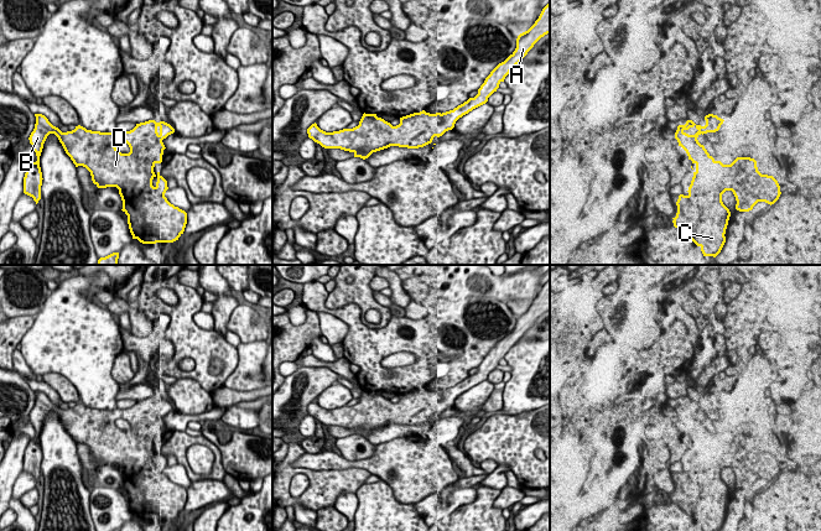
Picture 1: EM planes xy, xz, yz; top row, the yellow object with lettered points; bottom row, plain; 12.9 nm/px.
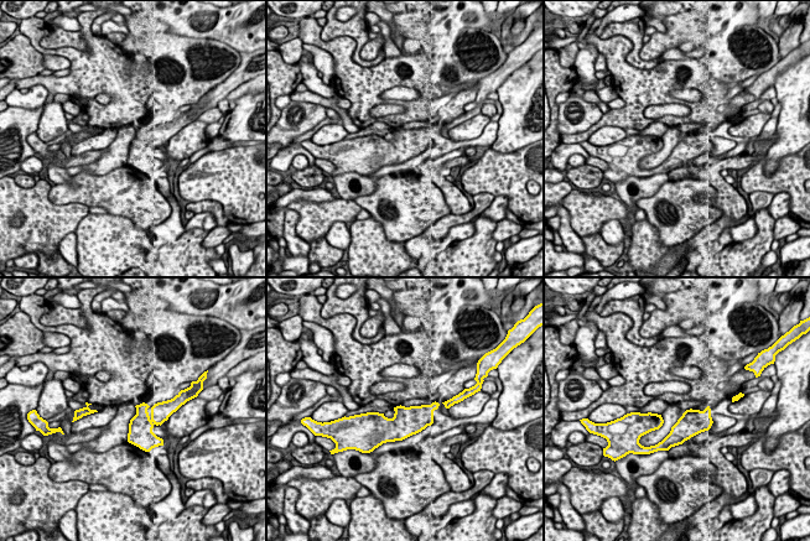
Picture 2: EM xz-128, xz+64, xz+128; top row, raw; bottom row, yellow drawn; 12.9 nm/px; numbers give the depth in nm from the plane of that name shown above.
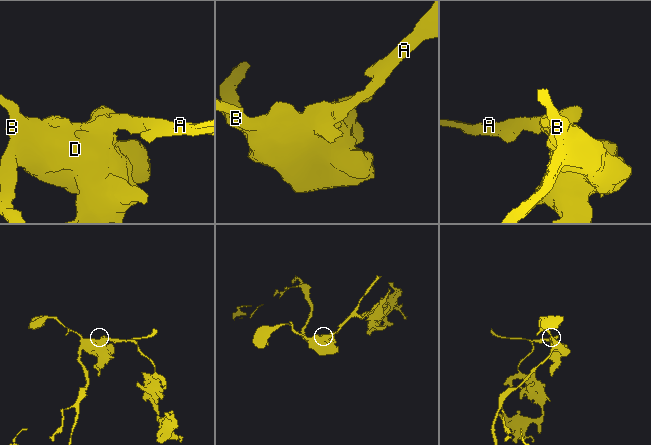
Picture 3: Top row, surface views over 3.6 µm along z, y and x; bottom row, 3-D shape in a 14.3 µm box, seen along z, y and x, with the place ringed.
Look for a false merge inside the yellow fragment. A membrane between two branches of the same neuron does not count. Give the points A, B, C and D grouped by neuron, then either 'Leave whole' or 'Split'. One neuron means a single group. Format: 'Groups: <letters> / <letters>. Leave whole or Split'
Groups: A B C D. Leave whole

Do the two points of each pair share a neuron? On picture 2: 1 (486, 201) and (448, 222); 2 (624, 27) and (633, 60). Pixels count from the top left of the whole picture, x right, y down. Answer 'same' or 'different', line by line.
1: same
2: same

